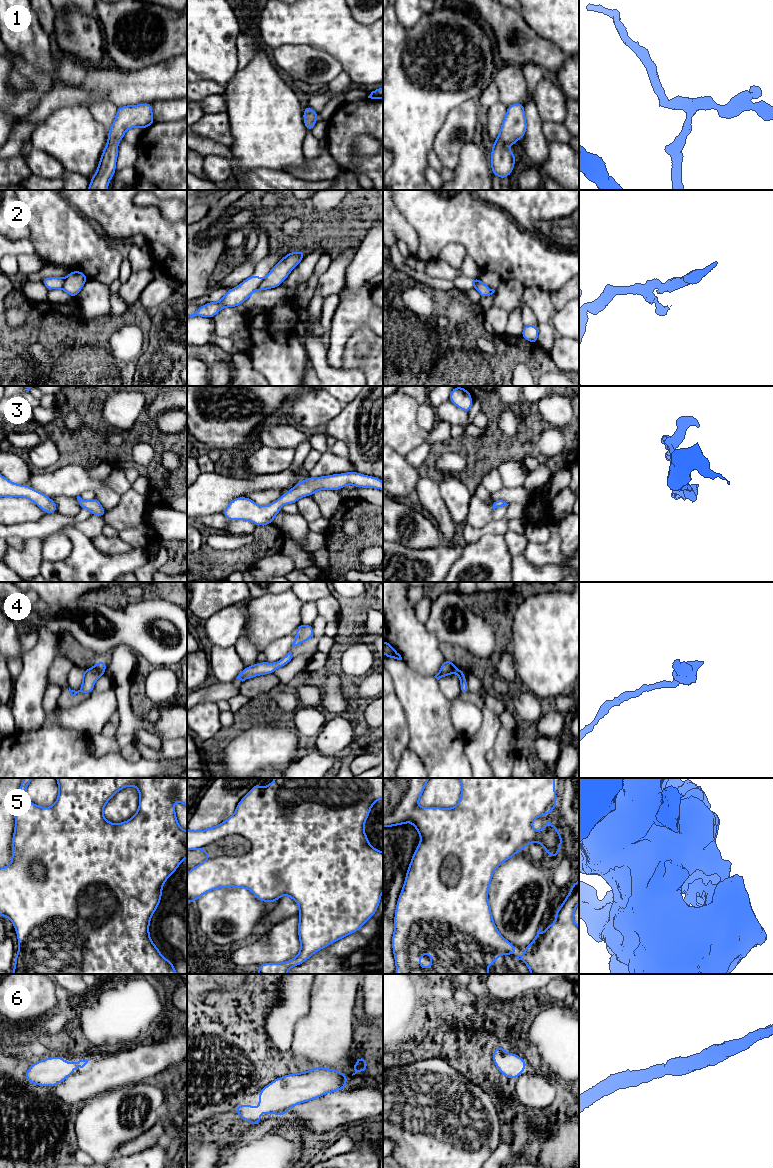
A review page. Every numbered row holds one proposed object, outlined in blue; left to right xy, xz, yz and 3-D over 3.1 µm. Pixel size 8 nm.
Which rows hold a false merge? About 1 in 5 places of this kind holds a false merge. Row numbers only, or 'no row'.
2, 5

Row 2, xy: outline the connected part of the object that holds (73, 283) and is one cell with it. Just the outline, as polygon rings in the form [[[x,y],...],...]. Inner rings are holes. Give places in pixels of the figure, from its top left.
[[[71,271],[64,279],[62,289],[72,297],[77,297],[88,277],[81,271]]]

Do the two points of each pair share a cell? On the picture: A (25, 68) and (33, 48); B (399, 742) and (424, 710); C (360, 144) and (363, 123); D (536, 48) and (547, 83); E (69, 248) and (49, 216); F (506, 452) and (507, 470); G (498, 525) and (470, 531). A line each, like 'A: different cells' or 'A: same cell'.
A: different cells
B: different cells
C: different cells
D: different cells
E: same cell
F: different cells
G: same cell

